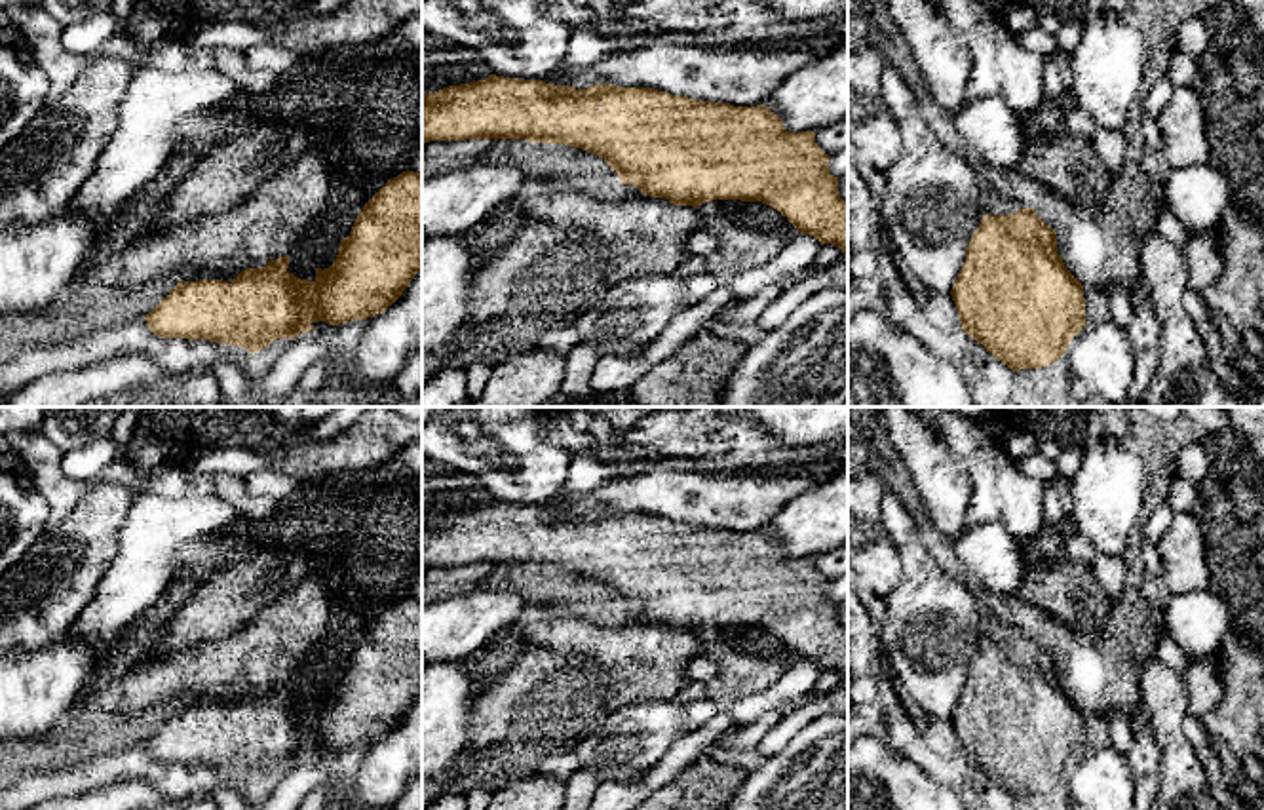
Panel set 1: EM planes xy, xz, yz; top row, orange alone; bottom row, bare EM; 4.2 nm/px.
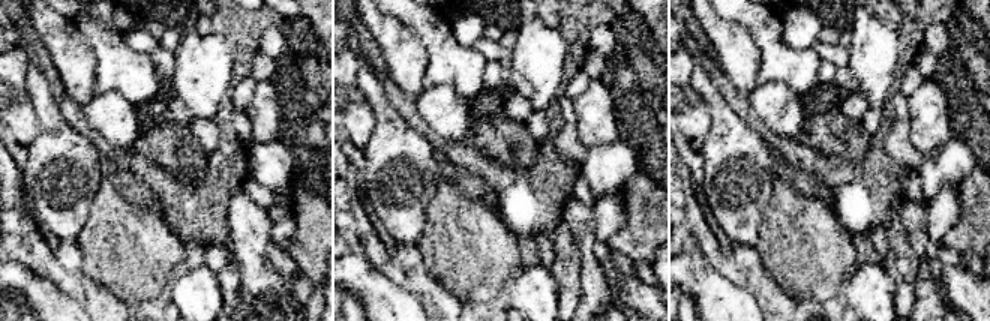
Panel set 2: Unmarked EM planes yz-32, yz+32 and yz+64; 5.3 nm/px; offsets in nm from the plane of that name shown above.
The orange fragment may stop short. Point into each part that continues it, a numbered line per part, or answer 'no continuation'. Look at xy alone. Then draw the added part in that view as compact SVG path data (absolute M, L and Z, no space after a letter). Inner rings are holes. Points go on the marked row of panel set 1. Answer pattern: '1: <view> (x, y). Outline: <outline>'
no continuation

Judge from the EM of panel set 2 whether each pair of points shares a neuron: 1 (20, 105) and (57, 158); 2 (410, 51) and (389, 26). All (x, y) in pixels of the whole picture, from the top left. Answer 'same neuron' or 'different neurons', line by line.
1: different neurons
2: same neuron

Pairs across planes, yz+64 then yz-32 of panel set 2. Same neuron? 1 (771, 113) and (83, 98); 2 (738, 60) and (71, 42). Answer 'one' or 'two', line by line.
1: two
2: one

